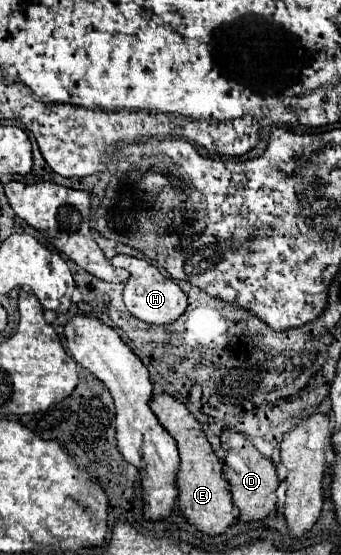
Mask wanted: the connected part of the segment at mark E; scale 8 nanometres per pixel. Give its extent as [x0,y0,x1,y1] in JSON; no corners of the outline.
[152,394,236,536]

